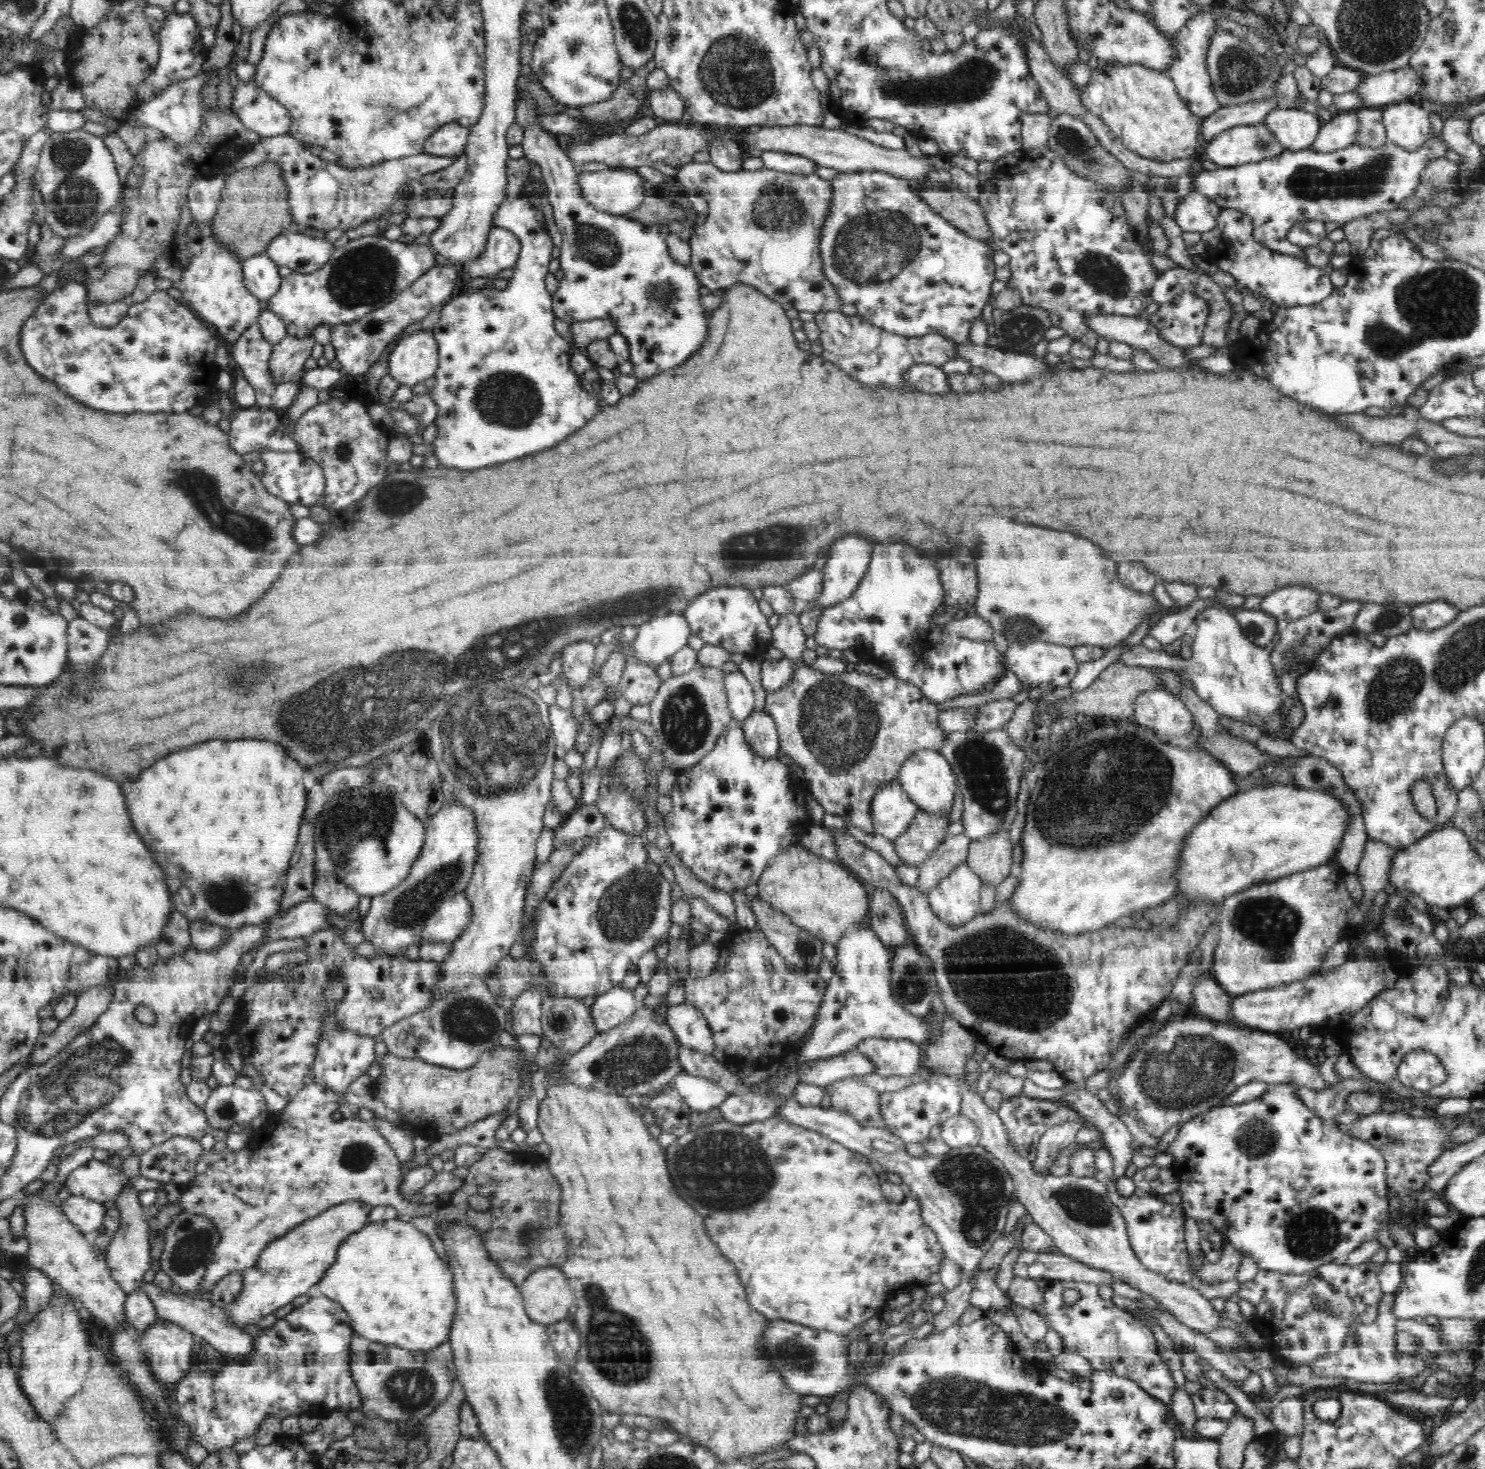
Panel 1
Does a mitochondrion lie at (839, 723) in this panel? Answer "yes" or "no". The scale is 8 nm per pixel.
yes

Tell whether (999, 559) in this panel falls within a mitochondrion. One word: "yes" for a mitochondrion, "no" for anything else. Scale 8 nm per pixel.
no

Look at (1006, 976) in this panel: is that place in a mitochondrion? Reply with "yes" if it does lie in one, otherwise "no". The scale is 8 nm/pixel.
yes

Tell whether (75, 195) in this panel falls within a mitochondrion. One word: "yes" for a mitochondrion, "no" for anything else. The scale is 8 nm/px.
yes

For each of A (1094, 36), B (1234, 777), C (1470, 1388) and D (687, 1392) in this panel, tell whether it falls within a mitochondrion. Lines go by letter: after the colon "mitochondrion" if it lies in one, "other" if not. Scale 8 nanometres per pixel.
A: other
B: other
C: other
D: other

